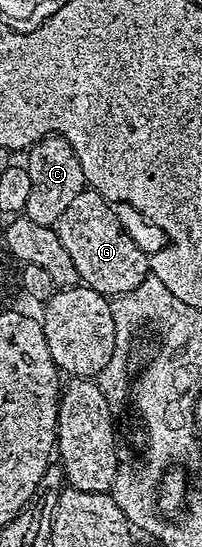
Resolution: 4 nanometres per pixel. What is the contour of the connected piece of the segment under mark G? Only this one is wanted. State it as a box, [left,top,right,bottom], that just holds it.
[56,187,150,299]

